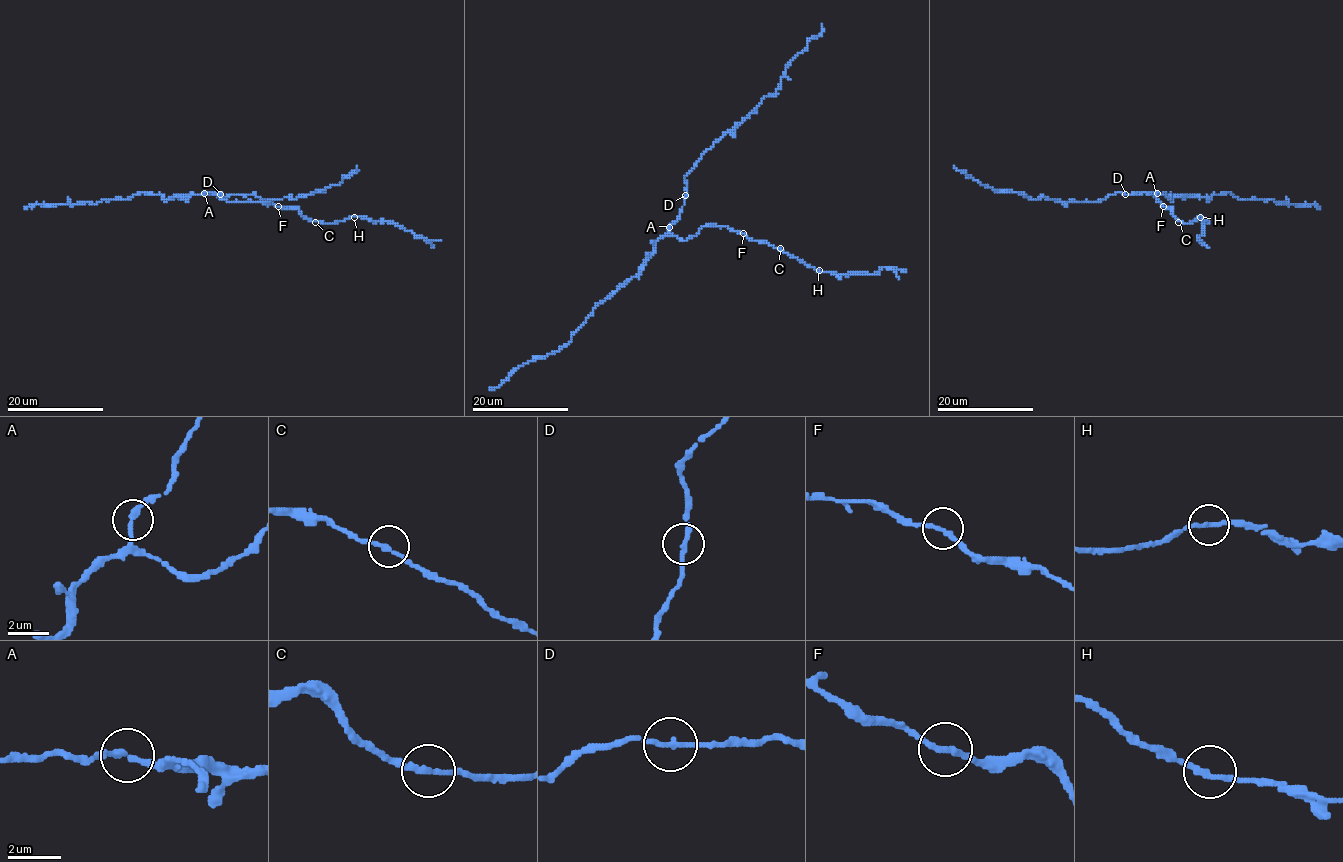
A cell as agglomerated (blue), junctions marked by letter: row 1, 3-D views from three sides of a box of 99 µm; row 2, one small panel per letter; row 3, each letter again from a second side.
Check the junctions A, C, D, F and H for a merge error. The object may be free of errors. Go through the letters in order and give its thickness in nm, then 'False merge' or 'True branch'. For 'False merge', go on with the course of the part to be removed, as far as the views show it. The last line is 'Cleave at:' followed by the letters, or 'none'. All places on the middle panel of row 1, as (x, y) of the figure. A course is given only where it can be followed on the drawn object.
A: Thickness 240 nm. True branch
C: Thickness 240 nm. True branch
D: Thickness 240 nm. True branch
F: Thickness 240 nm. True branch
H: Thickness 220 nm. True branch
Cleave at: none

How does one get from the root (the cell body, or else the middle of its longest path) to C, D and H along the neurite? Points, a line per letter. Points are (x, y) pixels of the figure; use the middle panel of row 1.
C: (669, 227), (671, 233), (683, 240), (693, 236), (705, 225), (726, 227), (780, 248)
D: (669, 227), (678, 219), (685, 195)
H: (669, 227), (671, 233), (683, 240), (693, 236), (705, 225), (726, 227), (752, 240), (766, 241), (819, 270)

